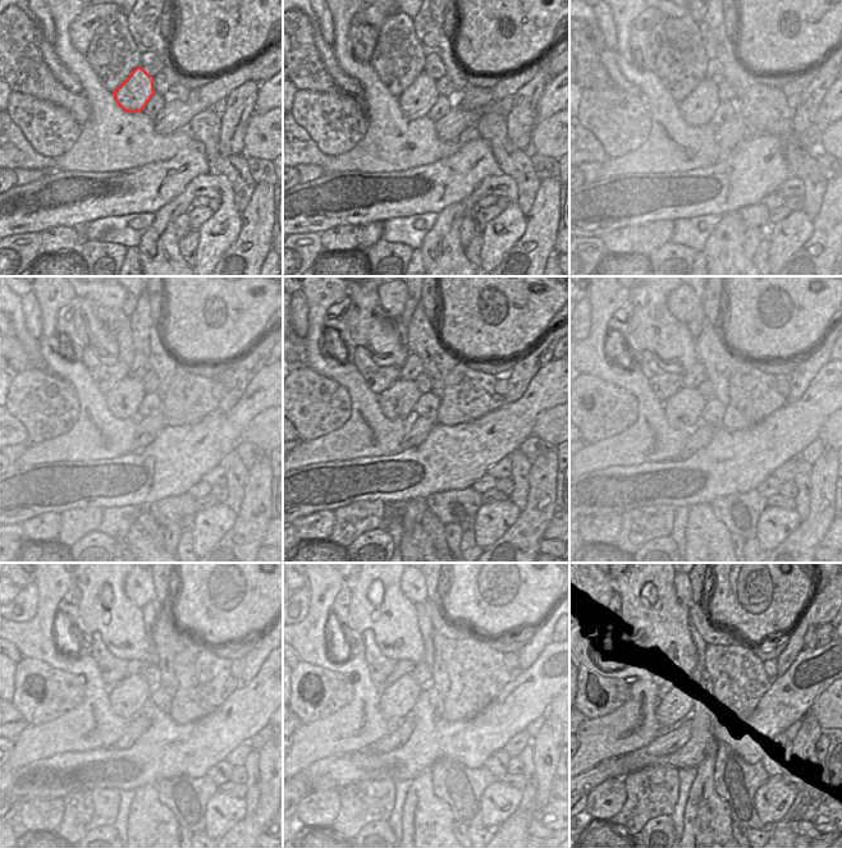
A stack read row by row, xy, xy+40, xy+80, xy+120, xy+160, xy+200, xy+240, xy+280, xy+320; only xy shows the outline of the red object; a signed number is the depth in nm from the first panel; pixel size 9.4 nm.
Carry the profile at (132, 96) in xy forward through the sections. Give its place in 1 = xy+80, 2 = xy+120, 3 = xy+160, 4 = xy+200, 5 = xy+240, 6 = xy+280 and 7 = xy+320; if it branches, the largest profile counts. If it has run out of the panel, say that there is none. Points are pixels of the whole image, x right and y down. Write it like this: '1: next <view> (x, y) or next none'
1: next xy+80 (699, 106)
2: next xy+120 (123, 400)
3: next xy+160 (401, 402)
4: next xy+200 (689, 403)
5: next xy+240 (105, 709)
6: next xy+280 (383, 713)
7: next xy+320 (673, 709)

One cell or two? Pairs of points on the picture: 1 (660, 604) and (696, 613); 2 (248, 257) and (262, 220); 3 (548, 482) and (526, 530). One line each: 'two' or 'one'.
1: two
2: one
3: one

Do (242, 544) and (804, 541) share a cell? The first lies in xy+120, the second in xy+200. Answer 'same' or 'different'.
same

